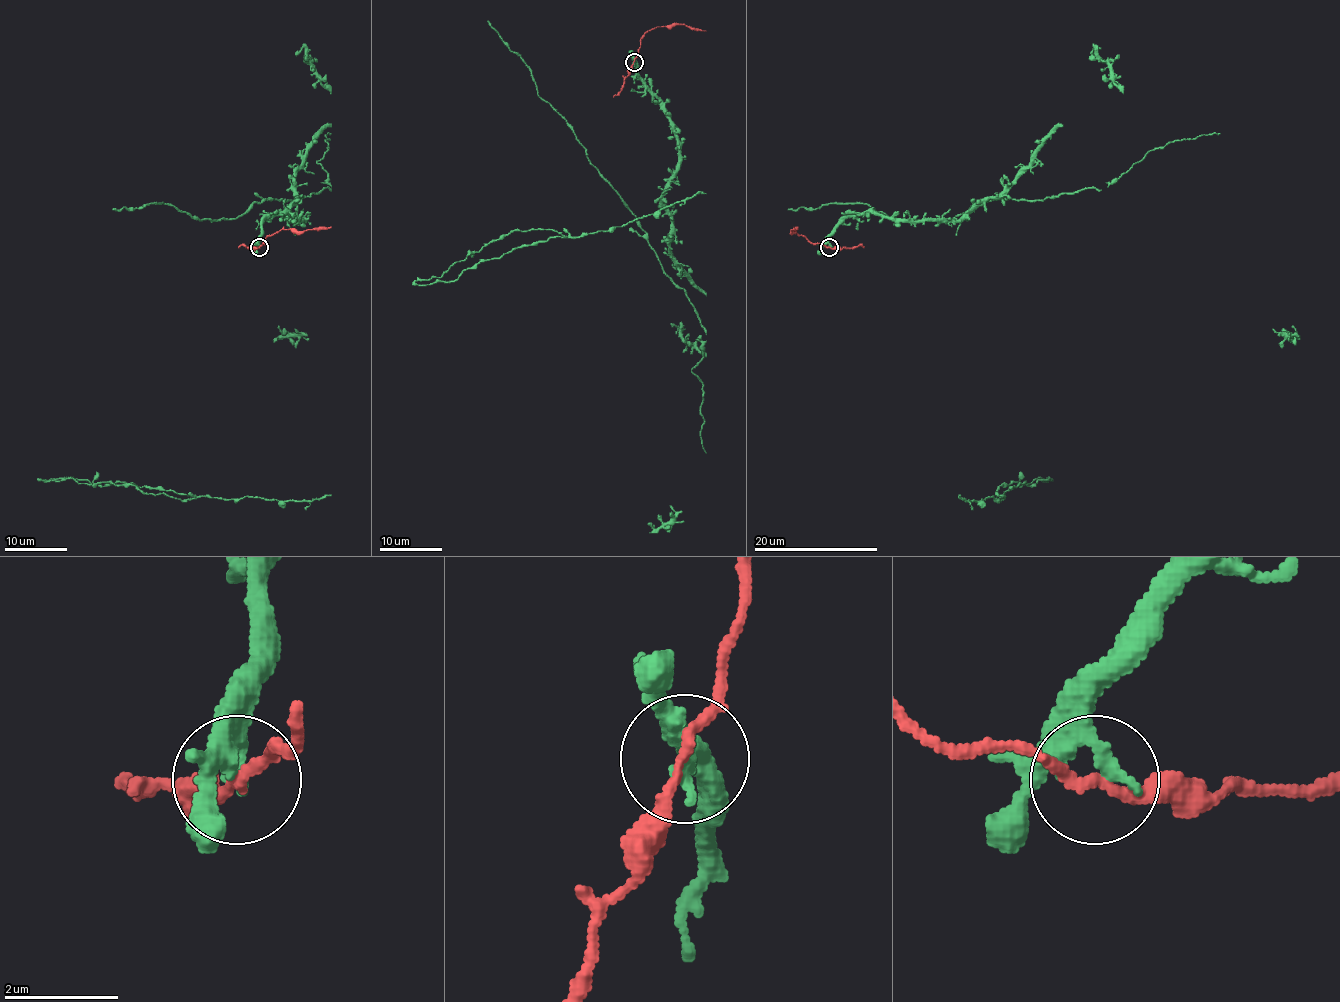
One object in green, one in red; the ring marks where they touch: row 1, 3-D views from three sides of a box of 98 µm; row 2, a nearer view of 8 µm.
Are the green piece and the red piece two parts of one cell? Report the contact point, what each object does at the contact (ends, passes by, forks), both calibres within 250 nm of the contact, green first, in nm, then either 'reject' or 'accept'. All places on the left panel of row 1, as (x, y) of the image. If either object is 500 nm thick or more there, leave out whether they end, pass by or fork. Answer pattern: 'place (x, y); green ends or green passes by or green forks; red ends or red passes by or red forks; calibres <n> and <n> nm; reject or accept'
place (259, 247); green ends; red passes by; calibres 260 and 170 nm; reject

